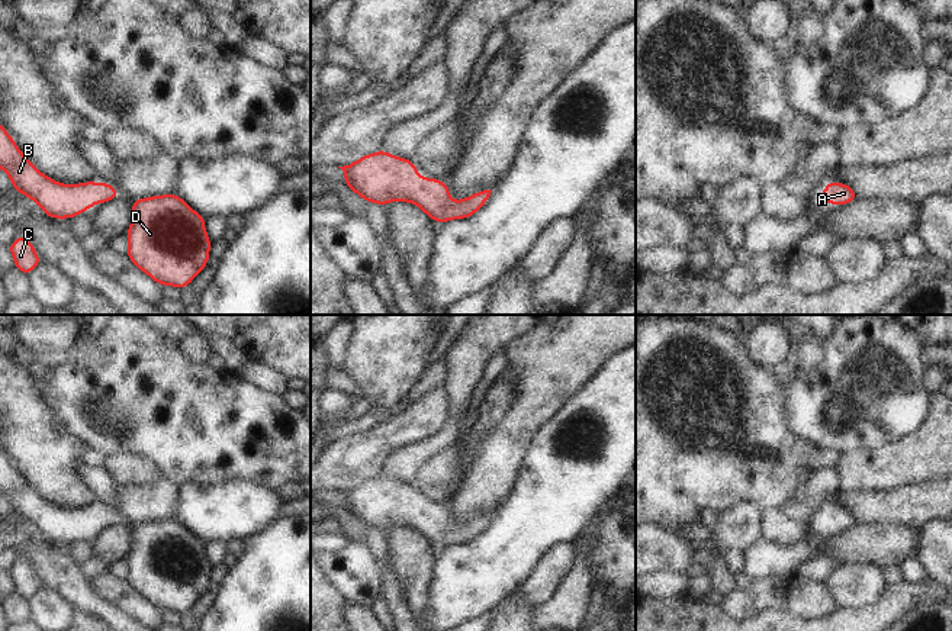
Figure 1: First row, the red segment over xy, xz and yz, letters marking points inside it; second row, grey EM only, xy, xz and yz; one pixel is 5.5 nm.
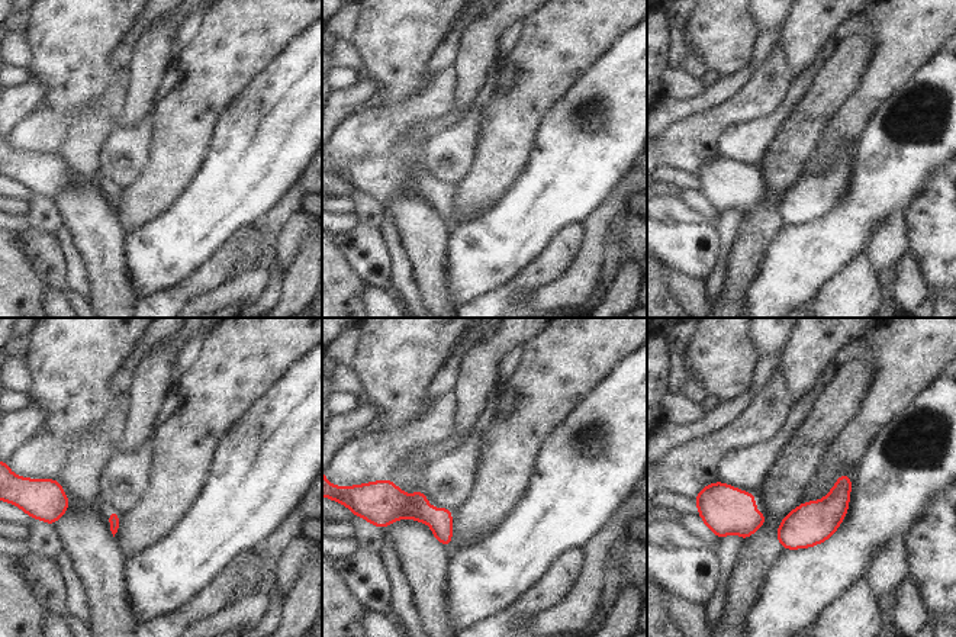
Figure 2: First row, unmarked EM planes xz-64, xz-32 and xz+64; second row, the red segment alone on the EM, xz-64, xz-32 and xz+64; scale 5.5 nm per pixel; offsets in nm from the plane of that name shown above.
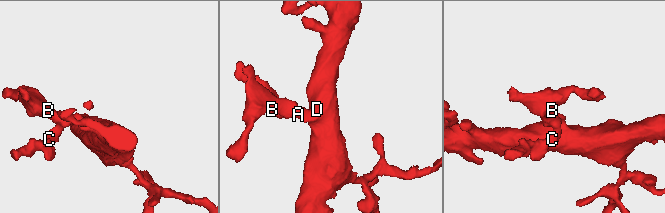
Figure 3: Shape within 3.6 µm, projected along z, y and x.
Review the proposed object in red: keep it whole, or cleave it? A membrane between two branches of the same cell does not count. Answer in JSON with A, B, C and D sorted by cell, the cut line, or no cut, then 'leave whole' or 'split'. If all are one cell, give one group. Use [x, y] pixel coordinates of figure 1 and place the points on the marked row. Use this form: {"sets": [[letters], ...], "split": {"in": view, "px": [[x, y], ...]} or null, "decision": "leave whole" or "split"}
{"sets": [["A", "B", "C", "D"]], "split": null, "decision": "leave whole"}

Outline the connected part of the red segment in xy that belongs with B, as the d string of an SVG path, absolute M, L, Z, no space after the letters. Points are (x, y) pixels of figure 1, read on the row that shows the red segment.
M0 123L0 168L4 170L13 189L29 196L52 219L74 219L94 203L106 203L120 193L113 184L84 181L61 184L44 176L19 149Z

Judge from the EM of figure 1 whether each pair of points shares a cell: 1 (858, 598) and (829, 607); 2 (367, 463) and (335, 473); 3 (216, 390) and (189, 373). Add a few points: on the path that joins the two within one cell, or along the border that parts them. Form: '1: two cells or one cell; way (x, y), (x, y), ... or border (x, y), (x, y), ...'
1: two cells; border (822, 583), (840, 607)
2: one cell; way (360, 463), (346, 463), (343, 466)
3: one cell; way (209, 390), (196, 380)

